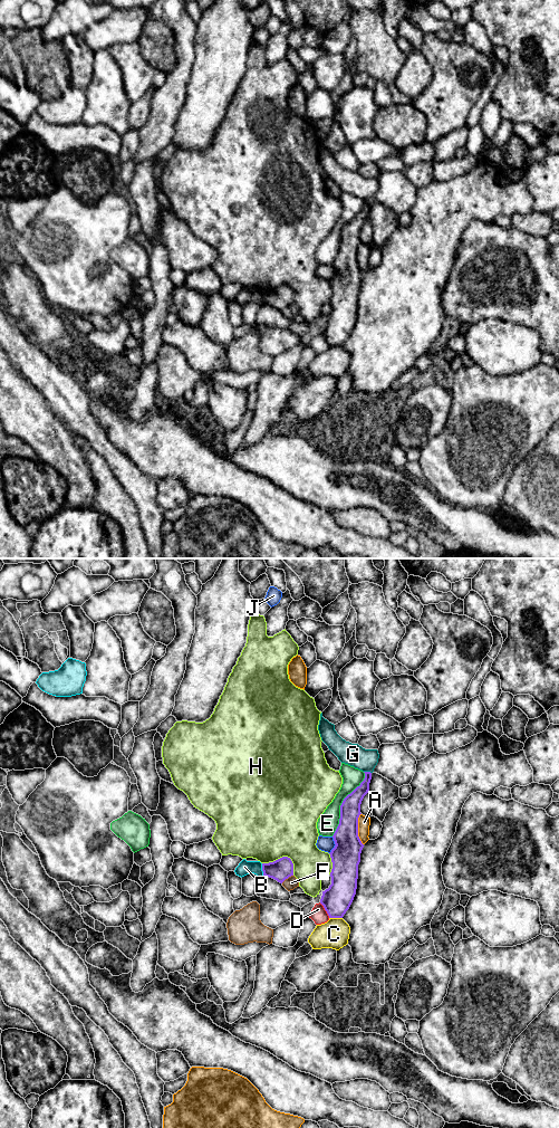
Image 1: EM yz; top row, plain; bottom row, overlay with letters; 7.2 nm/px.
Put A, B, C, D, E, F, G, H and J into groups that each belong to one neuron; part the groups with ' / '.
A / B / C / D / E / F / G / H / J

